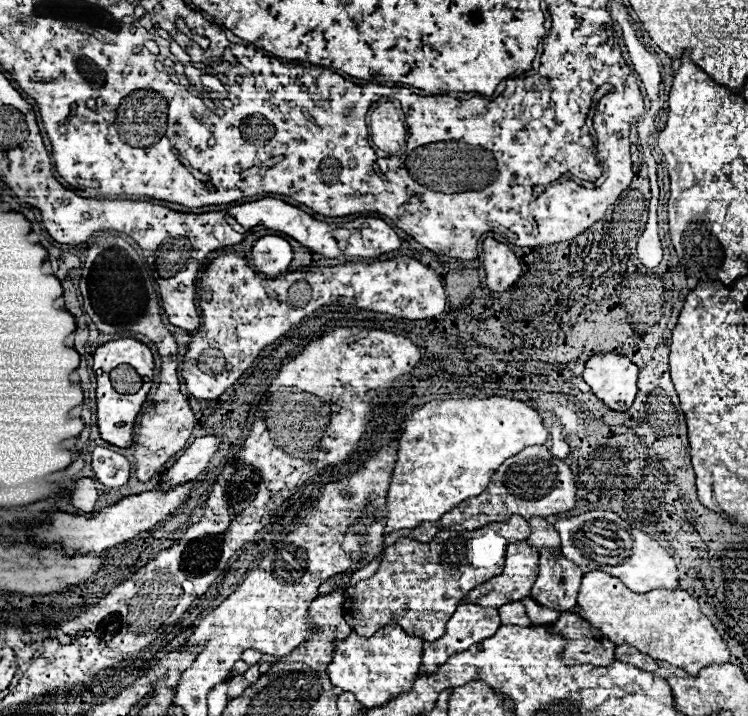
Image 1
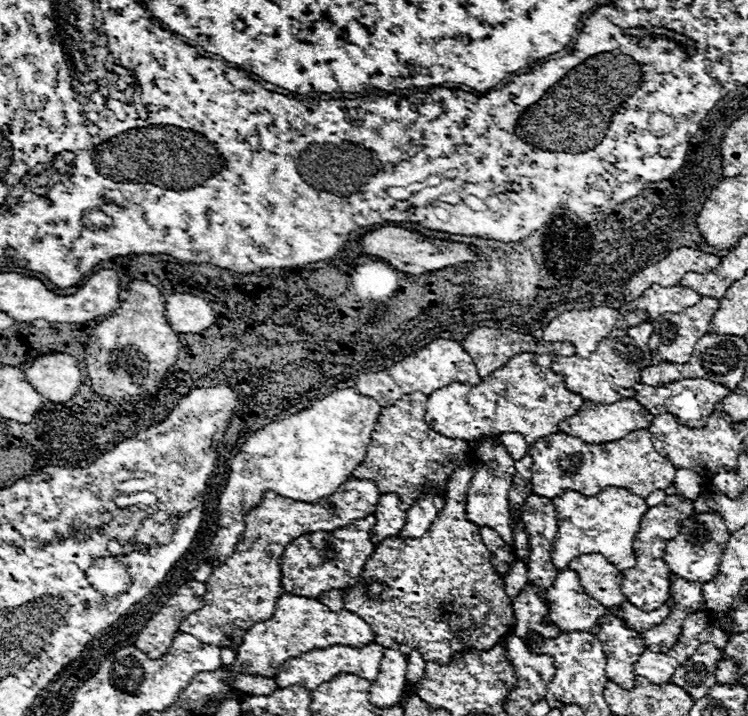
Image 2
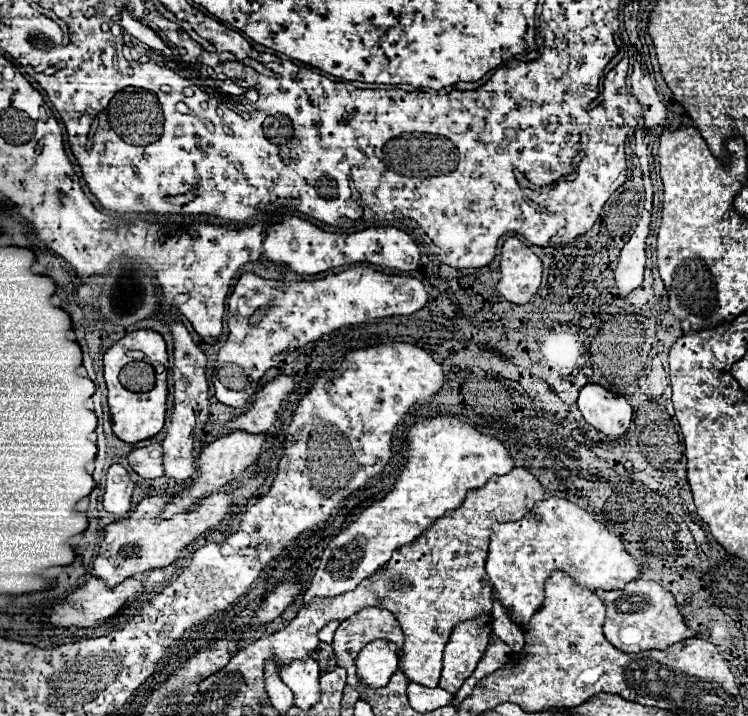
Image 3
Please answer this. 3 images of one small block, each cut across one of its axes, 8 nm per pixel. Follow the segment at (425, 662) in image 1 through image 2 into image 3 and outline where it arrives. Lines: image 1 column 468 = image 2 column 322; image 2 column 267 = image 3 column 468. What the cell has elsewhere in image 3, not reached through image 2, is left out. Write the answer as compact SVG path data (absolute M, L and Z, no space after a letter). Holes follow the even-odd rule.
M474 618L472 622L462 622L452 632L448 646L444 648L444 668L440 676L440 686L448 692L458 692L462 682L472 676L476 664L484 656L492 632L492 618Z

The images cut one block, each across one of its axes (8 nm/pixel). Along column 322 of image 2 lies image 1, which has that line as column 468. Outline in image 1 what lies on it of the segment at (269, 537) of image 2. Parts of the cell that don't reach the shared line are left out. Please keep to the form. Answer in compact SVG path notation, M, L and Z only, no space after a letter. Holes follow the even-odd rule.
M530 446L520 454L508 458L496 474L492 474L484 494L476 498L468 498L460 506L452 508L444 518L440 518L438 530L478 530L490 522L506 522L512 514L520 514L524 518L534 516L554 516L560 512L568 512L576 508L576 482L570 466L554 458L546 446Z

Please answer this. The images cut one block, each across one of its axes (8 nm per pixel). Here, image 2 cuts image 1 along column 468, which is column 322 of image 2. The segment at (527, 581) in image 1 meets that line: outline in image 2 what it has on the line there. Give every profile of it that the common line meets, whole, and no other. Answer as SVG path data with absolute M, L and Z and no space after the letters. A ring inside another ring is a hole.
M328 590L328 592L322 592L320 594L320 598L318 598L320 602L324 602L330 610L344 610L344 590Z

